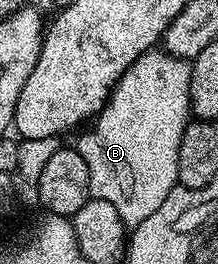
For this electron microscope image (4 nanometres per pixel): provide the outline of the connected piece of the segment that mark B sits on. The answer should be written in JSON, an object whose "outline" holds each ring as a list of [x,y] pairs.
{"outline":[[[165,51],[146,53],[136,59],[136,63],[132,63],[132,67],[128,67],[115,83],[106,106],[86,127],[90,129],[83,128],[77,134],[76,148],[80,155],[84,155],[84,163],[88,163],[91,198],[112,203],[127,227],[144,223],[149,213],[156,211],[156,207],[160,207],[160,203],[164,203],[164,199],[168,199],[170,192],[178,185],[180,139],[184,139],[186,126],[192,120],[191,83],[192,64],[187,58],[173,57]]]}

